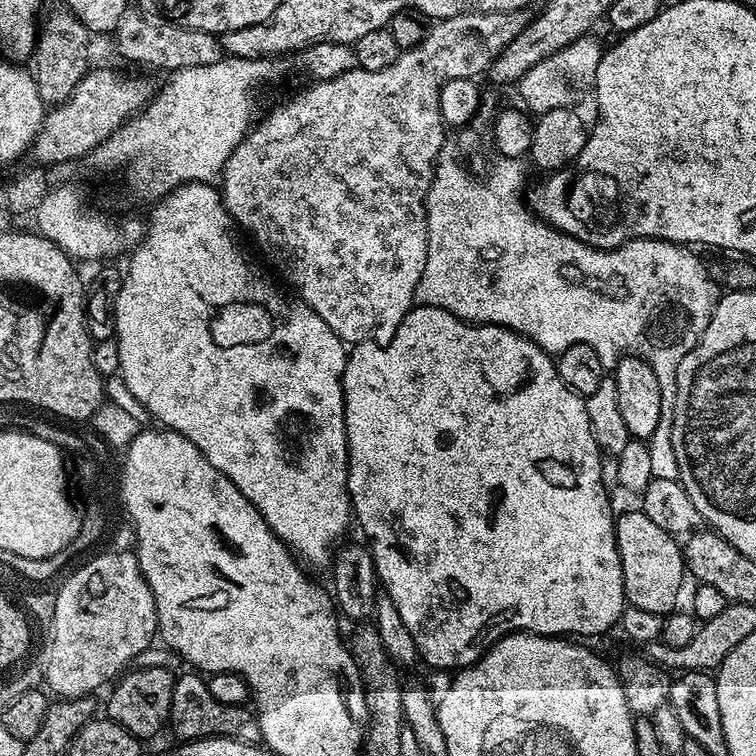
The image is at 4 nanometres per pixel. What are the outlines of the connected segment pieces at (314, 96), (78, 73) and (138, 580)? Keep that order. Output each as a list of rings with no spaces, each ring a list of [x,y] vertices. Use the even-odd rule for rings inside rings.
[[[521,10],[518,12],[463,12],[458,14],[454,18],[446,18],[445,20],[435,21],[425,31],[422,42],[418,46],[409,48],[401,51],[400,57],[394,62],[394,66],[388,66],[386,70],[362,70],[356,67],[354,70],[350,70],[346,74],[338,74],[338,78],[330,78],[329,80],[316,80],[312,82],[312,85],[305,90],[301,96],[293,98],[289,104],[284,105],[273,114],[269,120],[264,120],[255,125],[249,131],[248,135],[244,137],[244,140],[238,145],[234,151],[230,154],[230,158],[226,162],[224,167],[224,174],[222,177],[222,199],[226,210],[231,214],[233,221],[237,225],[240,224],[249,232],[250,235],[256,239],[256,244],[265,252],[266,255],[272,259],[272,264],[289,280],[290,283],[296,287],[295,295],[299,299],[303,300],[305,304],[310,306],[310,310],[314,310],[314,314],[318,314],[318,318],[322,318],[322,322],[326,322],[326,326],[330,326],[330,330],[334,330],[334,334],[342,341],[345,345],[355,346],[357,344],[363,344],[365,342],[371,342],[374,344],[388,344],[390,338],[394,338],[394,334],[398,330],[398,326],[402,322],[402,318],[406,318],[406,314],[409,310],[414,307],[414,301],[416,299],[416,287],[418,282],[422,278],[422,270],[426,270],[426,250],[428,249],[428,219],[426,218],[426,206],[424,205],[425,200],[428,198],[428,191],[432,185],[432,176],[436,173],[436,162],[442,155],[442,149],[445,147],[444,144],[444,132],[446,132],[446,125],[444,118],[440,113],[439,96],[440,91],[443,88],[443,84],[450,82],[451,79],[473,79],[483,77],[487,73],[489,65],[495,60],[496,56],[503,50],[503,48],[510,42],[514,41],[518,35],[522,35],[523,31],[526,30],[530,21],[530,16],[527,11]]]
[[[57,6],[49,14],[45,24],[43,21],[34,49],[36,65],[31,65],[30,71],[36,80],[38,94],[44,99],[45,105],[61,104],[66,102],[66,98],[70,98],[70,94],[74,94],[78,82],[82,82],[82,78],[90,70],[88,47],[91,46],[92,40],[94,36],[88,31],[88,27],[63,6]]]
[[[107,551],[82,565],[61,588],[59,585],[55,589],[50,621],[52,633],[44,644],[44,680],[53,697],[77,700],[80,696],[96,694],[103,684],[111,685],[135,662],[138,654],[153,647],[157,639],[156,599],[135,555],[131,551]]]

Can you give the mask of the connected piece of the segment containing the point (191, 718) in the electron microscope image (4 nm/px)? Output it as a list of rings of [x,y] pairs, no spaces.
[[[181,671],[179,673],[181,676],[175,677],[172,686],[172,709],[168,719],[170,729],[172,728],[173,734],[178,738],[177,741],[203,740],[209,736],[230,736],[234,740],[245,740],[248,744],[257,743],[257,717],[247,707],[218,702],[218,698],[210,694],[207,679],[199,671],[187,671]]]

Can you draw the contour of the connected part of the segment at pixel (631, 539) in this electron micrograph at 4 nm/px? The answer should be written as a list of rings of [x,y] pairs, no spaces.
[[[641,510],[624,512],[621,516],[619,513],[615,521],[616,545],[622,562],[625,601],[638,610],[671,613],[677,607],[676,599],[680,596],[684,576],[686,580],[684,553],[677,537],[662,530]]]

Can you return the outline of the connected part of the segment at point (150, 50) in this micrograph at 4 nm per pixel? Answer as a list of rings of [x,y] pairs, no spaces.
[[[129,10],[117,26],[114,39],[117,50],[126,59],[136,64],[149,64],[152,68],[165,68],[168,74],[186,66],[210,66],[226,56],[226,51],[220,45],[221,37],[217,33],[175,24],[155,10]]]

